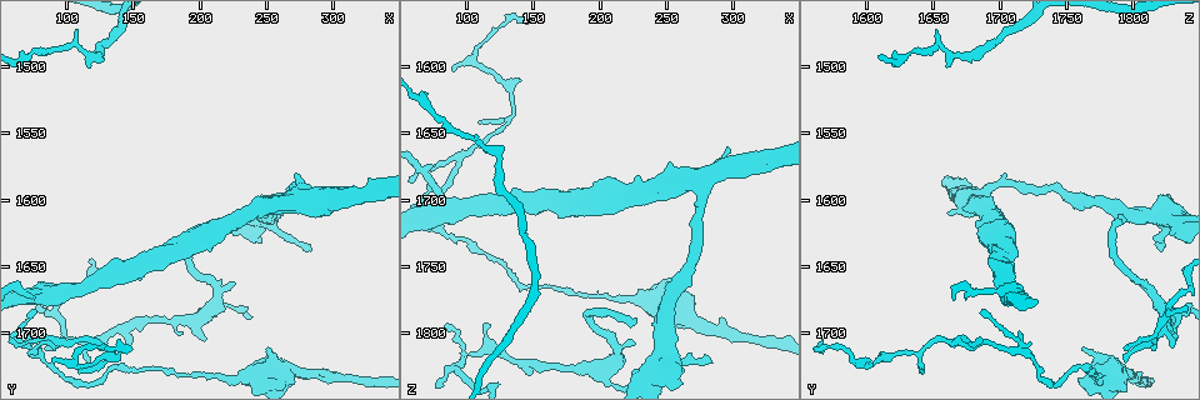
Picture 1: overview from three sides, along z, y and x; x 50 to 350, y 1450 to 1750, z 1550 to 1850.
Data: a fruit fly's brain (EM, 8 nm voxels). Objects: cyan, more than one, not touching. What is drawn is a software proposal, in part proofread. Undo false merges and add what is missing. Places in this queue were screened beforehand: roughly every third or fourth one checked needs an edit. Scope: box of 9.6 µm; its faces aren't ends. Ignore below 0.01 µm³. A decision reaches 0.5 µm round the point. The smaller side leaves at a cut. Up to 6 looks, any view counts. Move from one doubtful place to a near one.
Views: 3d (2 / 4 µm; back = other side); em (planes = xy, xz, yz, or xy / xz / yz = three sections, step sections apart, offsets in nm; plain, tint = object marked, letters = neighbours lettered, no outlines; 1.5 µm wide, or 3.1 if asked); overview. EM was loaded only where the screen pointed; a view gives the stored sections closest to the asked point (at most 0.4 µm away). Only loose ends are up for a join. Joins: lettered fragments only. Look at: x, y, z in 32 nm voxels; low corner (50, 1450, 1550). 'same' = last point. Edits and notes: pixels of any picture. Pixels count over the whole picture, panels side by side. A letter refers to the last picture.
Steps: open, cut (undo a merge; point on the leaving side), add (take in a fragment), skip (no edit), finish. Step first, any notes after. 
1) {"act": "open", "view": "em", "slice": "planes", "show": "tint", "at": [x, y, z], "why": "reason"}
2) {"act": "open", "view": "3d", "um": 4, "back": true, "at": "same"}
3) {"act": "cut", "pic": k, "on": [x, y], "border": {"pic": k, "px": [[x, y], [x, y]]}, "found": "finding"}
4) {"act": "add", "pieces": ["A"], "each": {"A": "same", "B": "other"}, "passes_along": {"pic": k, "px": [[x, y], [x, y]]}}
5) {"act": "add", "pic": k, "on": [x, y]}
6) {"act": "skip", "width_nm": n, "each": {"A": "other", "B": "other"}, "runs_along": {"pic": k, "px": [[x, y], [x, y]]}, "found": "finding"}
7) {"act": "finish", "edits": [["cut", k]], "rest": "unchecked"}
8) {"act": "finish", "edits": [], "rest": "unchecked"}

{"act": "open", "view": "em", "slice": "xz", "step": 8, "show": "tint", "at": [96, 1706, 1670], "why": "branch point"}

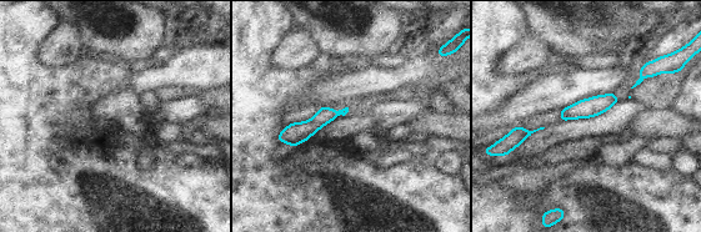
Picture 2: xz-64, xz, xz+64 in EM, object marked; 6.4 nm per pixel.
{"act": "open", "view": "em", "slice": "planes", "show": "tint", "at": "same", "why": "another direction"}

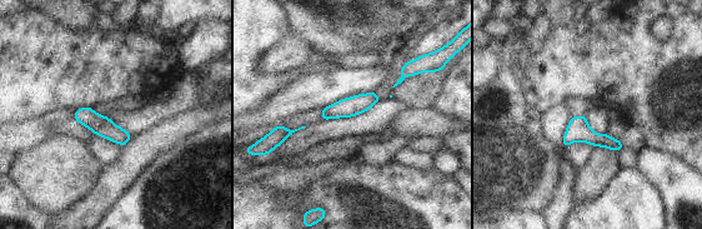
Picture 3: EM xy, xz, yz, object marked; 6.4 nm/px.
{"act": "open", "view": "em", "slice": "planes", "show": "letters", "at": "same", "why": "see the neighbours"}

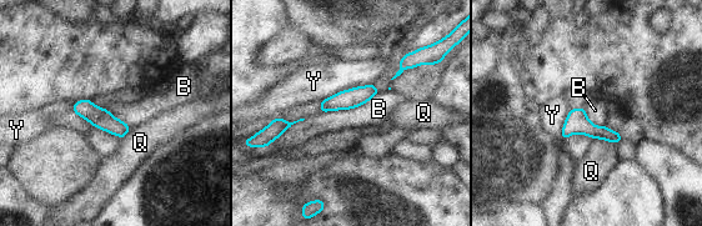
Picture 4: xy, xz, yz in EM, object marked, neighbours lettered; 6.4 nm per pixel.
{"act": "skip", "each": {"B": "other", "Q": "other", "Y": "other"}, "found": "one neuron here"}

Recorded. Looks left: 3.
{"act": "open", "view": "3d", "um": 2, "at": [142, 1708, 1830], "why": "tapers out"}

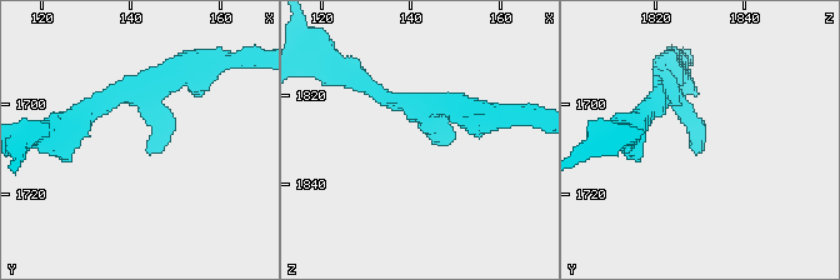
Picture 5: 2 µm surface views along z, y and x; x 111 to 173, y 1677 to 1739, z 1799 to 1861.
{"act": "open", "view": "em", "slice": "xz", "step": 4, "show": "letters", "at": [143, 1711, 1830], "why": "now the EM"}

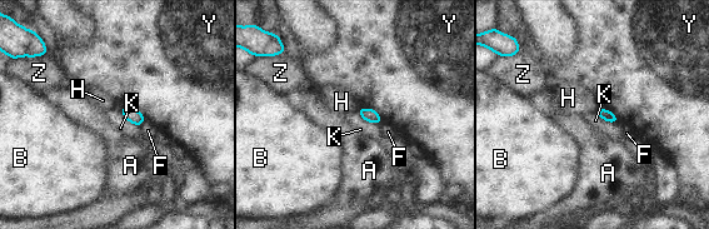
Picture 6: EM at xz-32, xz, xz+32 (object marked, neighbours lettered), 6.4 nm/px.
{"act": "open", "view": "em", "slice": "planes", "show": "letters", "at": "same"}

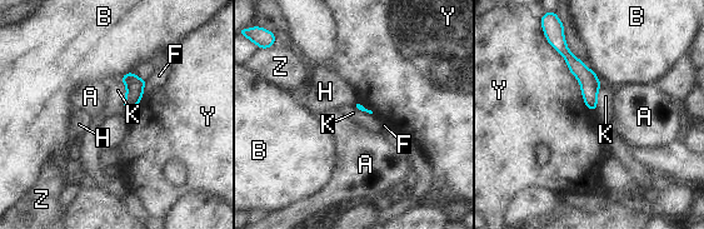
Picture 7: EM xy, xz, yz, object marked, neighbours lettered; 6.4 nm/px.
{"act": "skip", "each": {"A": "other", "B": "other", "F": "other", "H": "other", "K": "other", "Y": "other", "Z": "other"}, "border": {"pic": 7, "px": [[120, 80], [129, 110]]}, "found": "no lettered fragment goes on from it"}

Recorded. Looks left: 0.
{"act": "finish", "edits": [], "rest": "unchecked"}

